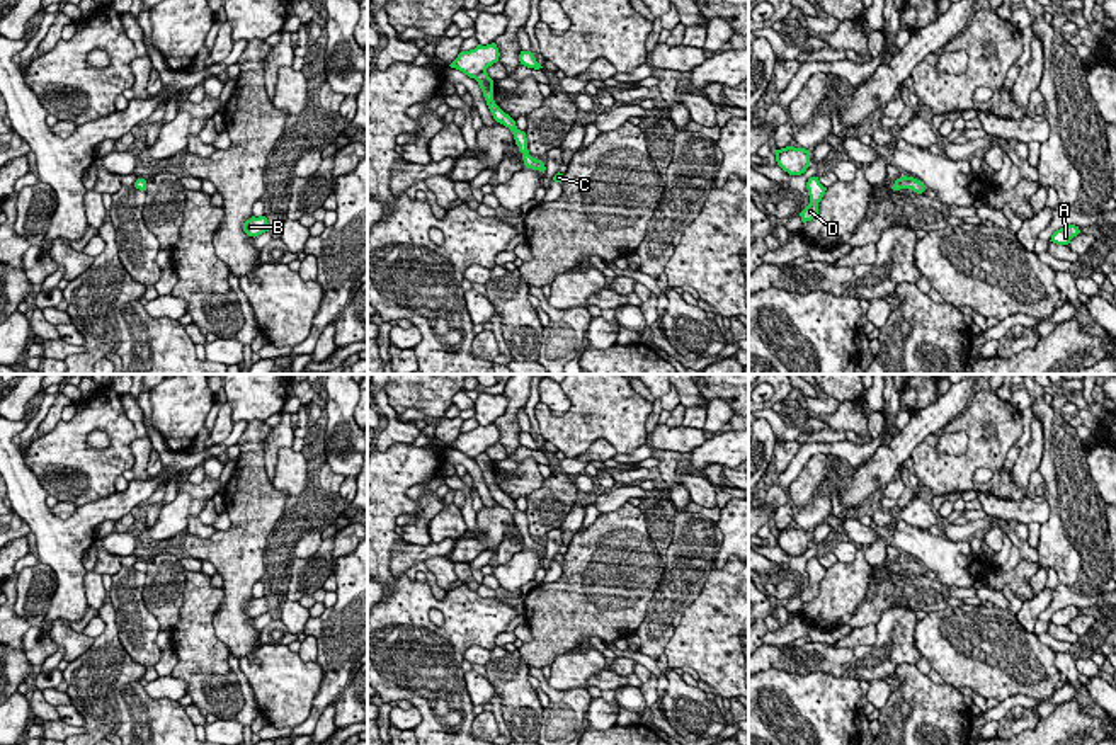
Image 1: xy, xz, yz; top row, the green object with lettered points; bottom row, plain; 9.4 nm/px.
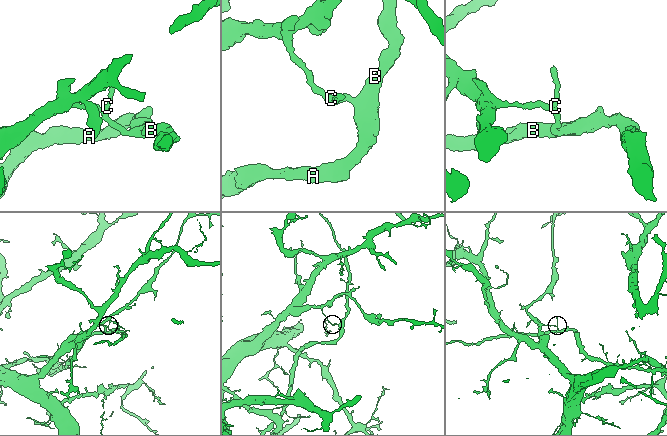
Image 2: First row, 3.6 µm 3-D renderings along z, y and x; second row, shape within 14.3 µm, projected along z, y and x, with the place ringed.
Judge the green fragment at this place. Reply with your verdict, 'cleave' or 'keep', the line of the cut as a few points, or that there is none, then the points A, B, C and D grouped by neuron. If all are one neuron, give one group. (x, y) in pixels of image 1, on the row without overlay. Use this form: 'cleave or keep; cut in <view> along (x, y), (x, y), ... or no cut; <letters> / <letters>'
cleave; cut in xz along (521, 512), (524, 523), (519, 528); A B C / D

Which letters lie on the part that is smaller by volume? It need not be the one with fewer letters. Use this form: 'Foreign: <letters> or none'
Foreign: A, B, C

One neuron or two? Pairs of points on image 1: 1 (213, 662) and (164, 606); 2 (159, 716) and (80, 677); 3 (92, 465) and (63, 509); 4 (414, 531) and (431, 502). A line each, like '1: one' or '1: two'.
1: two
2: one
3: two
4: one

